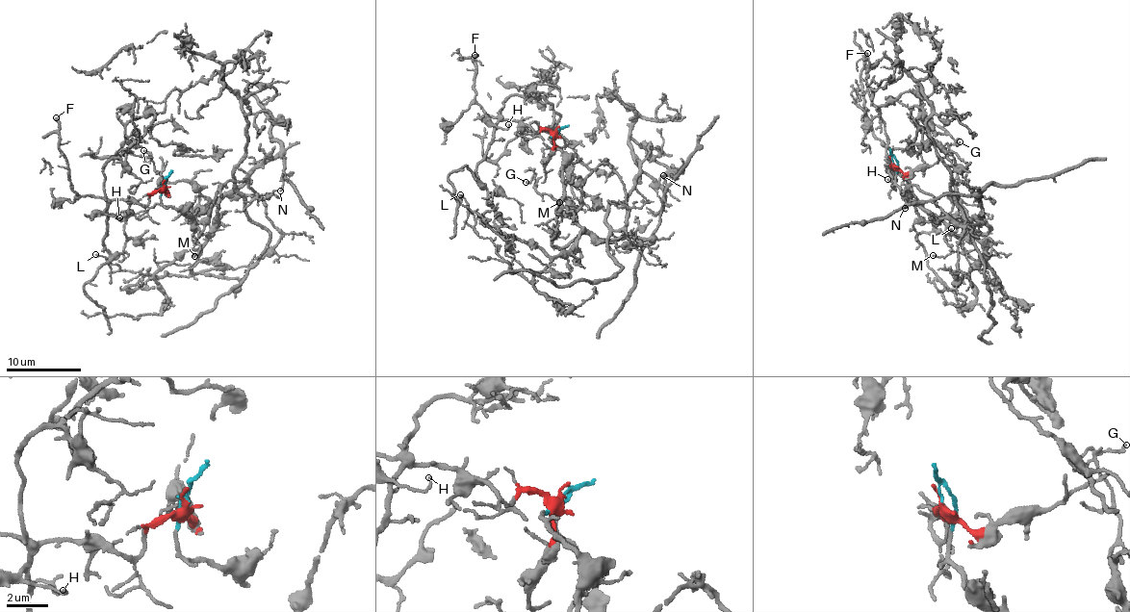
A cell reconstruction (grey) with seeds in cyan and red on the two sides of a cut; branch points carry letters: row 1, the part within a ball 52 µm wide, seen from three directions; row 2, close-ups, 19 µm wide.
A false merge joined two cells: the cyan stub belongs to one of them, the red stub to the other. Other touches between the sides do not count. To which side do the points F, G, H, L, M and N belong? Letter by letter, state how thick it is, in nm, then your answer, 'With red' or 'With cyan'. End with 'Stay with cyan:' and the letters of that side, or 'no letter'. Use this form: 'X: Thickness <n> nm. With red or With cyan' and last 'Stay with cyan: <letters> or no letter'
F: Thickness 240 nm. With red
G: Thickness 140 nm. With cyan
H: Thickness 110 nm. With red
L: Thickness 100 nm. With cyan
M: Thickness 110 nm. With cyan
N: Thickness 130 nm. With cyan
Stay with cyan: G, L, M, N

